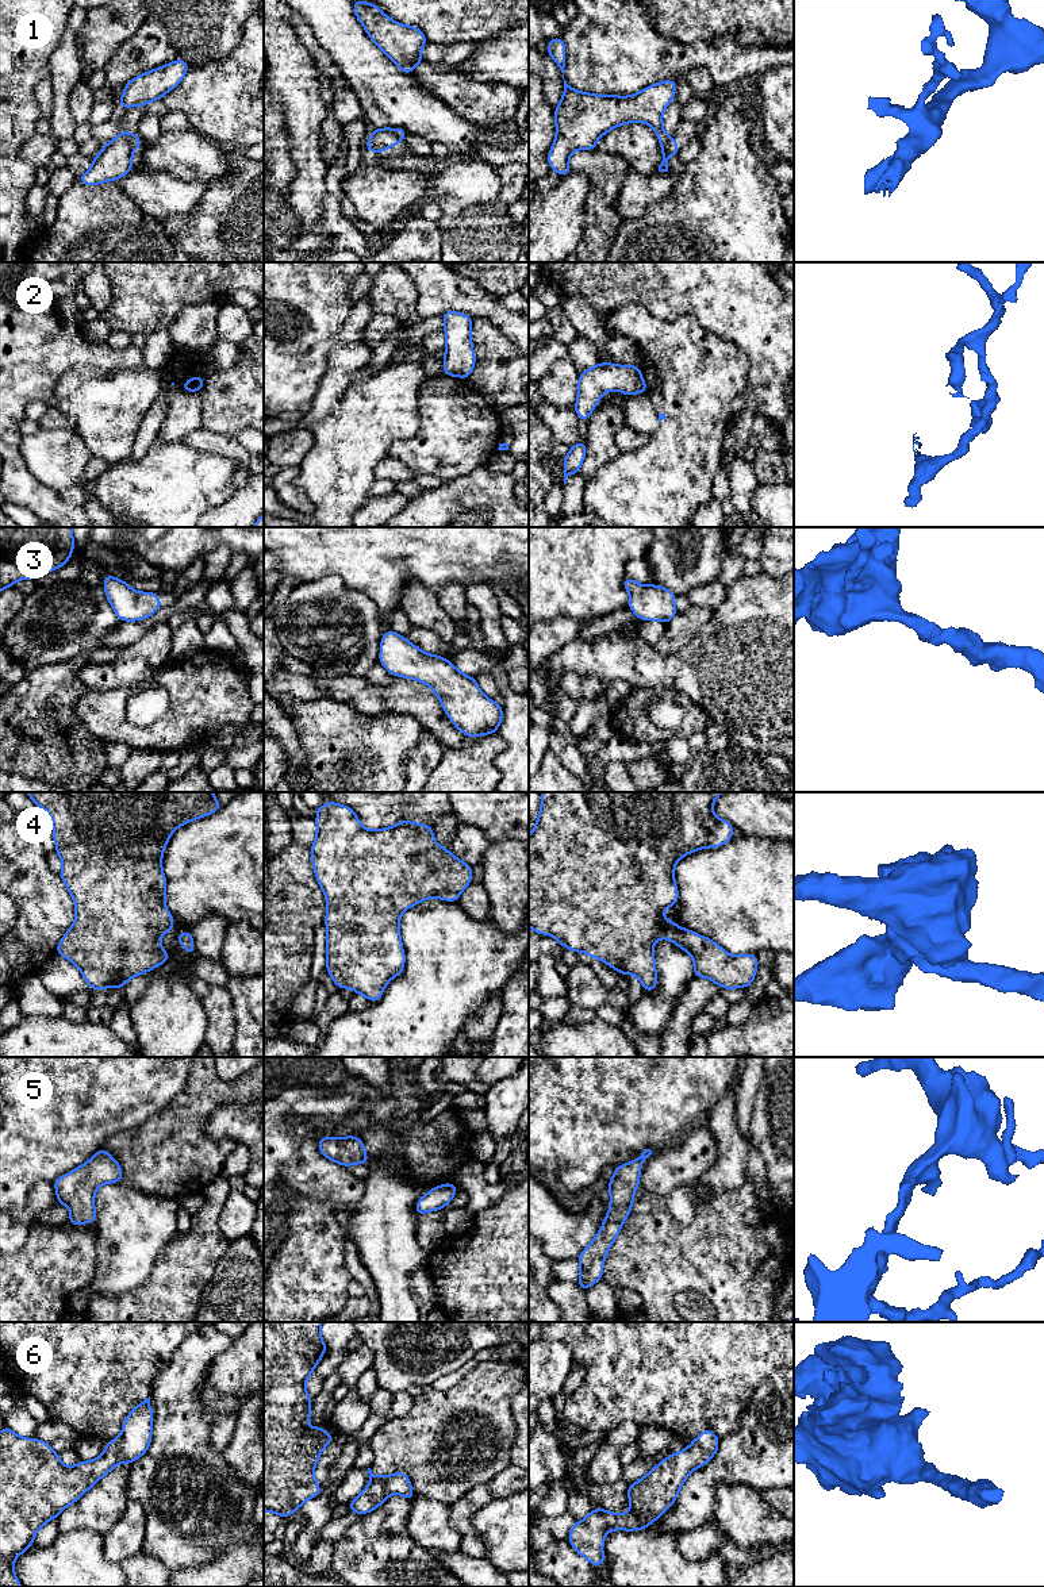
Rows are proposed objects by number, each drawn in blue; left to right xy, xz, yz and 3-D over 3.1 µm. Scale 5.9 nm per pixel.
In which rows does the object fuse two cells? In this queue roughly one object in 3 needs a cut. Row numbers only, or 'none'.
1, 2

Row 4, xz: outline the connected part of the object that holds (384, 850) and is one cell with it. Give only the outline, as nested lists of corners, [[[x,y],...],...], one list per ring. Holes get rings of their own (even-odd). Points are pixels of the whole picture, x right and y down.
[[[326,802],[316,812],[316,838],[310,849],[312,869],[327,903],[326,971],[339,990],[352,988],[377,1002],[389,980],[403,973],[406,954],[399,931],[400,915],[429,898],[458,902],[460,894],[472,883],[472,866],[437,844],[431,825],[399,821],[394,827],[366,830],[350,807],[334,802]]]

